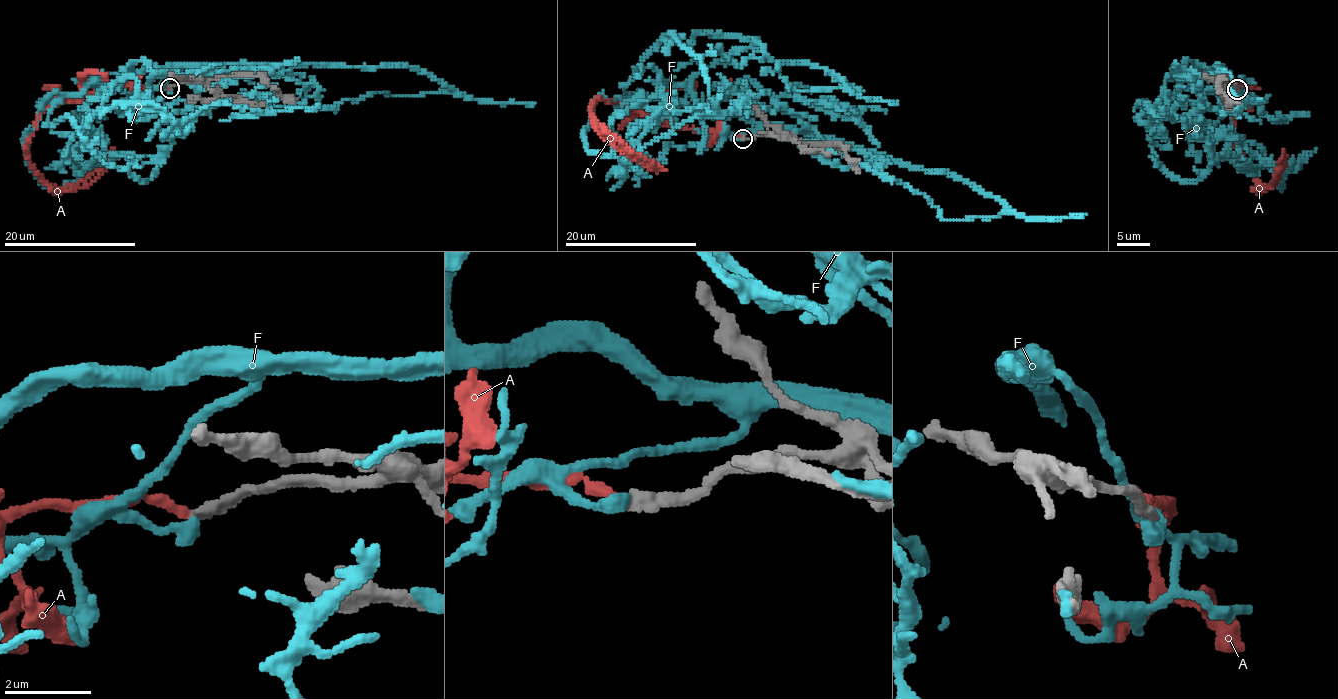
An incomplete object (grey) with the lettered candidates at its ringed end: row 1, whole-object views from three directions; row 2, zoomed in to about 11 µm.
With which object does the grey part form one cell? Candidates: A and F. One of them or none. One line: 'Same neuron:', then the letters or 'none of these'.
Same neuron: A

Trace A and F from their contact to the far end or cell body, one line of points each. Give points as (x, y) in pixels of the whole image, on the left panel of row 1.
A: (170, 86), (110, 85), (44, 111), (28, 144), (33, 172), (71, 186), (103, 163), (81, 186), (49, 188)
F: (170, 88), (161, 85), (181, 65), (412, 65), (451, 91), (368, 93), (308, 108), (247, 97), (203, 98)

